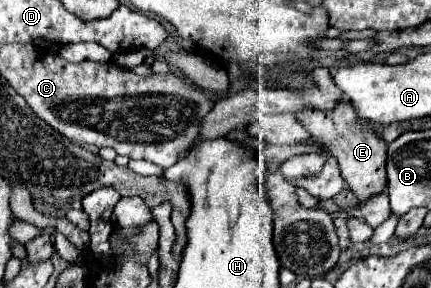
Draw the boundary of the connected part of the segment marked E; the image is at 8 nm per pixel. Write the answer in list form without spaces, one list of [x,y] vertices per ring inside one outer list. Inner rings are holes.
[[[342,101],[334,111],[306,109],[302,113],[296,113],[296,119],[318,143],[322,143],[338,159],[342,177],[360,201],[368,201],[370,197],[386,189],[386,143],[370,127],[364,127],[364,123],[356,121],[352,105]]]

